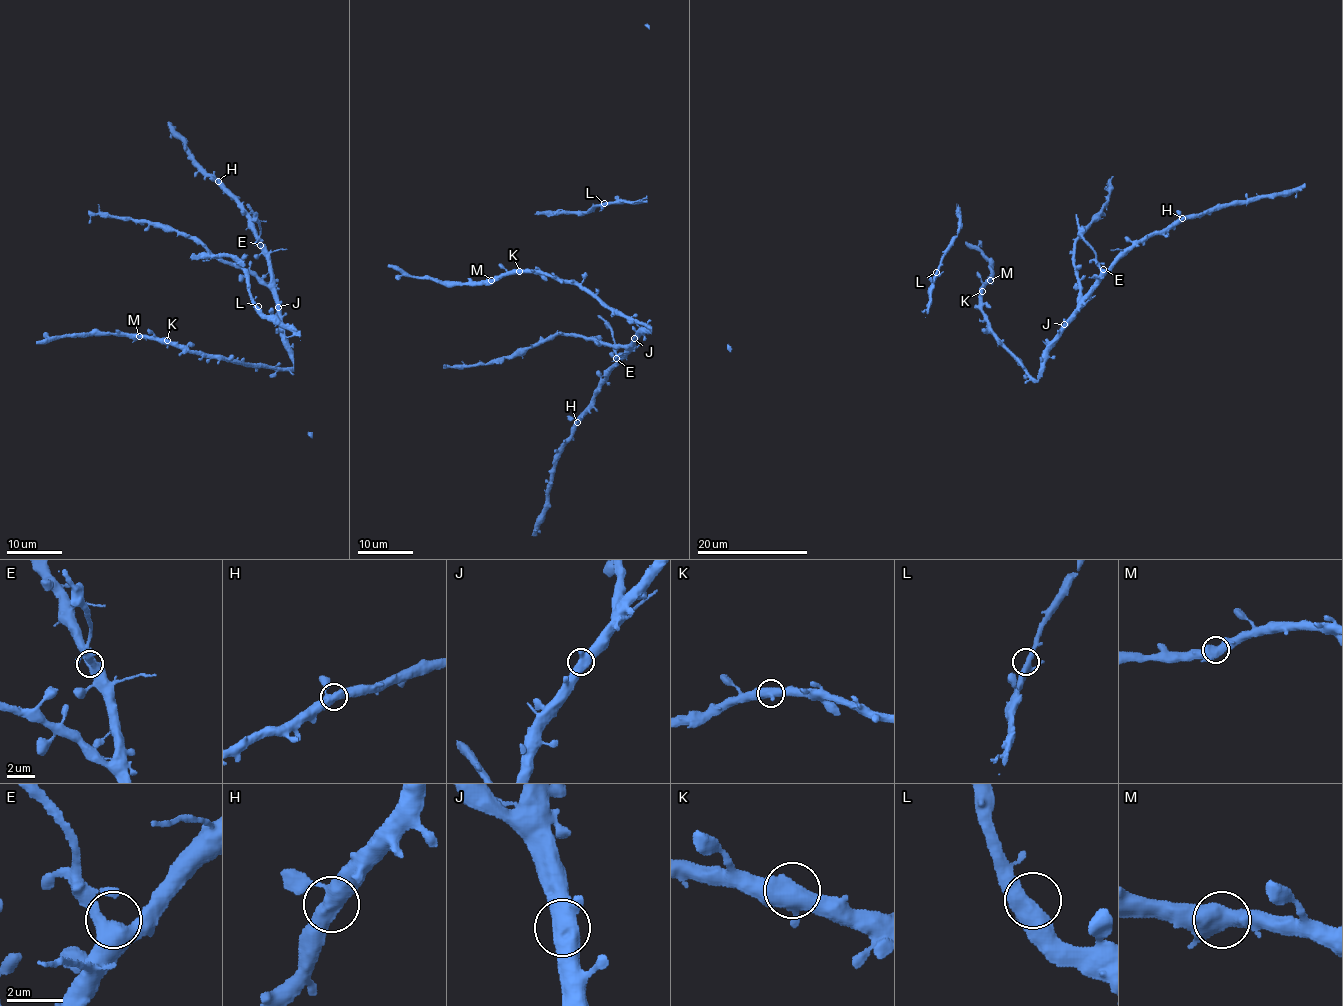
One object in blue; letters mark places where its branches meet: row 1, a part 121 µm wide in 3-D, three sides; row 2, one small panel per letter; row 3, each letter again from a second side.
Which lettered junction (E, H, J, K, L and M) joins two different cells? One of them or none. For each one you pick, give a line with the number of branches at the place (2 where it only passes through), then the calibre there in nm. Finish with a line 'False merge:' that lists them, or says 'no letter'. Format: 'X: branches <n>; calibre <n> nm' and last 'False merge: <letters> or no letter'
False merge: no letter

